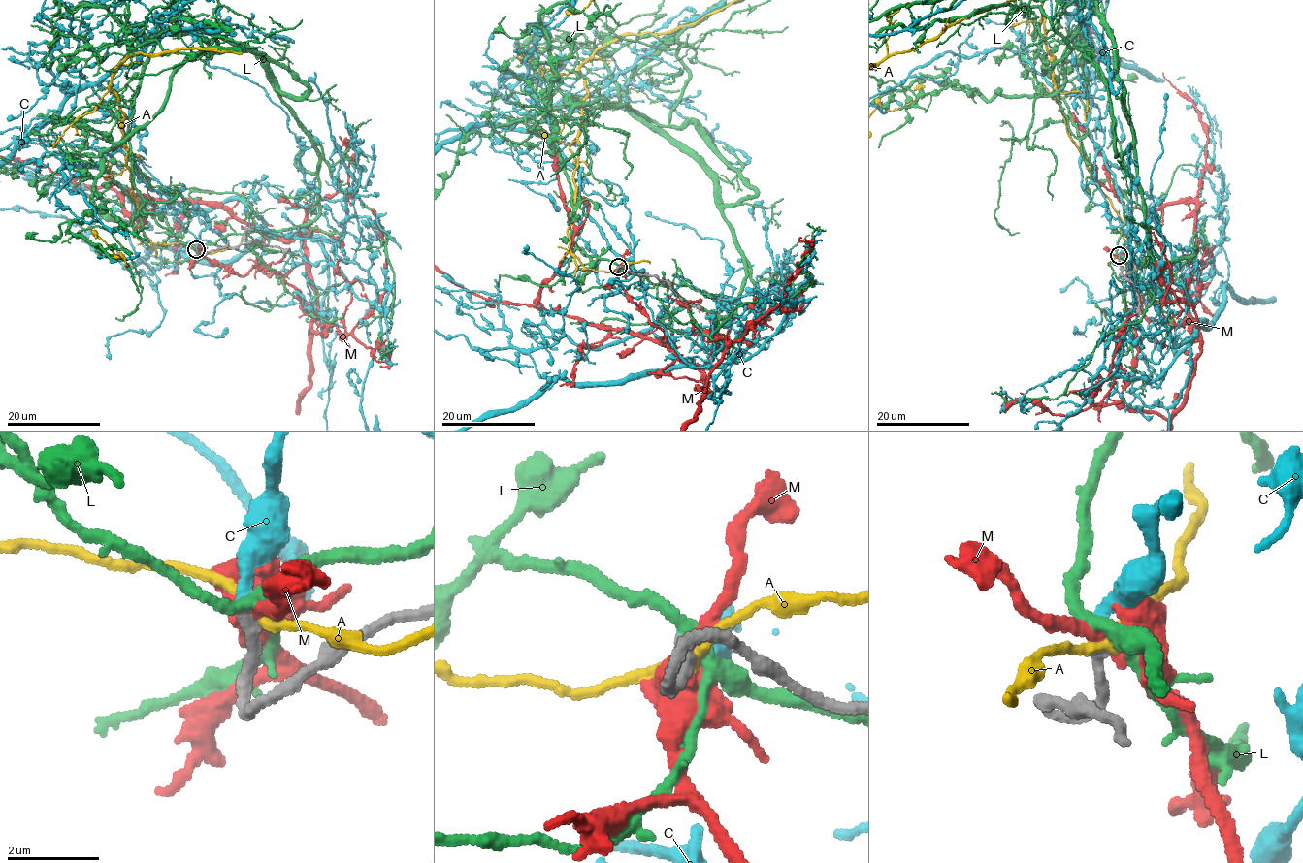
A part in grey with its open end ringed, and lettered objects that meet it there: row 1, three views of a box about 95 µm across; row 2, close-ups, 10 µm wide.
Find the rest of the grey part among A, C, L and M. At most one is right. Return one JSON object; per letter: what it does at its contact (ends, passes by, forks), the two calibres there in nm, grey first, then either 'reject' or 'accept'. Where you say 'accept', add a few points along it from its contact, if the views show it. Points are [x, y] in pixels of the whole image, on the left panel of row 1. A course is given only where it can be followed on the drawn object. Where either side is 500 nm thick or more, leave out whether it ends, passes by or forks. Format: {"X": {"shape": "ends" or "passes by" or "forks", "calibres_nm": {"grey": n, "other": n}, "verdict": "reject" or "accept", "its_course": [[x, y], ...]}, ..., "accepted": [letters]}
{"A": {"shape": "passes by", "calibres_nm": {"grey": 340, "other": 240}, "verdict": "reject"}, "C": {"shape": "ends", "calibres_nm": {"grey": 280, "other": 300}, "verdict": "accept"}, "L": {"shape": "passes by", "calibres_nm": {"grey": 280, "other": 280}, "verdict": "reject"}, "M": {"shape": "passes by", "calibres_nm": {"grey": 320, "other": 380}, "verdict": "reject"}, "accepted": ["C"]}

